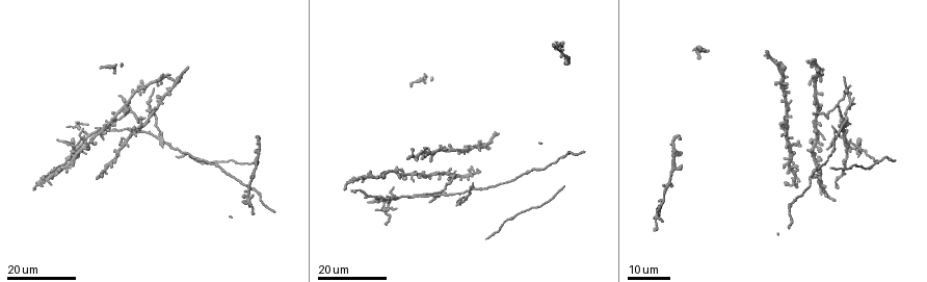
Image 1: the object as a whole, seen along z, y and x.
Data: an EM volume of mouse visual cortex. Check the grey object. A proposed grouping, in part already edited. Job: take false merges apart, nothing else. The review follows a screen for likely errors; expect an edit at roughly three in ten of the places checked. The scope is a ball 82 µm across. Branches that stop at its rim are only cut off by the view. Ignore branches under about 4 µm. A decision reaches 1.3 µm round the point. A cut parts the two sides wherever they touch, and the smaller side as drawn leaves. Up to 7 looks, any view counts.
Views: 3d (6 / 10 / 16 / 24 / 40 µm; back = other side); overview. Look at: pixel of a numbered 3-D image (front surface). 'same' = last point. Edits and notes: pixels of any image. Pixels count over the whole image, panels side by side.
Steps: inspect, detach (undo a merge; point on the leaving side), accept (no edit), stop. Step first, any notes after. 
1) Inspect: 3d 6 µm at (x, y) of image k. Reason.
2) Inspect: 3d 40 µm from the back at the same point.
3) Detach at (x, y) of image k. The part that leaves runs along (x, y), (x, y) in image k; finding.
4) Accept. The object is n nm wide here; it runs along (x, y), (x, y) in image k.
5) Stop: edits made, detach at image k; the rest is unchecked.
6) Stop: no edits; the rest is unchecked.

Inspect: 3d 24 µm at (781, 68) of image 1.

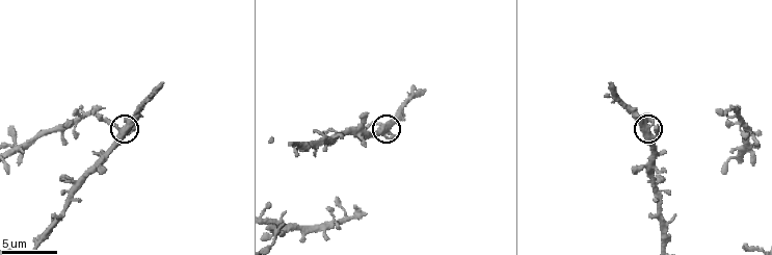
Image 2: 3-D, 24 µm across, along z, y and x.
Inspect: 3d 6 µm at (120, 128) of image 2.

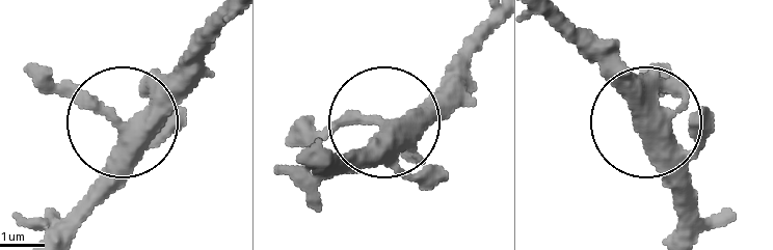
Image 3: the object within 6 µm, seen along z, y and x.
Inspect: 3d 6 µm from the back at (133, 124) of image 3.

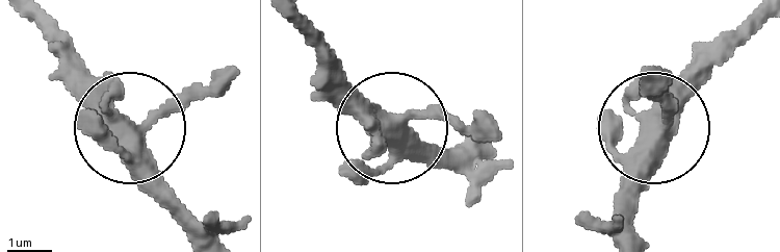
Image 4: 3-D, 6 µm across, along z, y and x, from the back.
Accept. 3 arms meet here; it runs along (623, 231), (638, 153), (708, 67) in image 4; continuous, no second cell.

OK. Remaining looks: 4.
Inspect: 3d 24 µm at (412, 196) of image 1. Three arms meet.

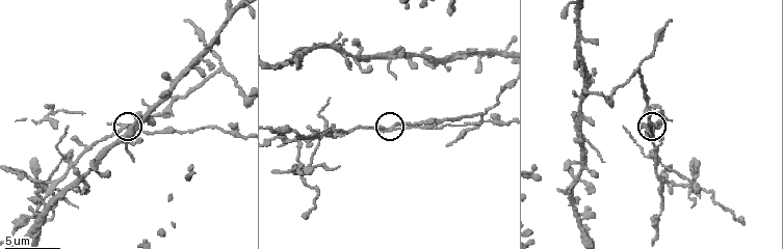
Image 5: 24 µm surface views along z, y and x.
Inspect: 3d 10 µm at (397, 126) of image 5.

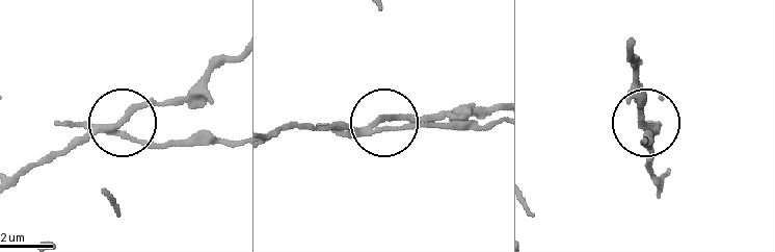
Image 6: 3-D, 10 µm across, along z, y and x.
Detach at (128, 107) of image 6. 3 arms meet here; the part that leaves runs along (98, 132), (46, 155), (12, 179) in image 6; a second cell is stuck on.

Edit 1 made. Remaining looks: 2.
Stop: edits made, detach at image 6; the rest is unchecked.

